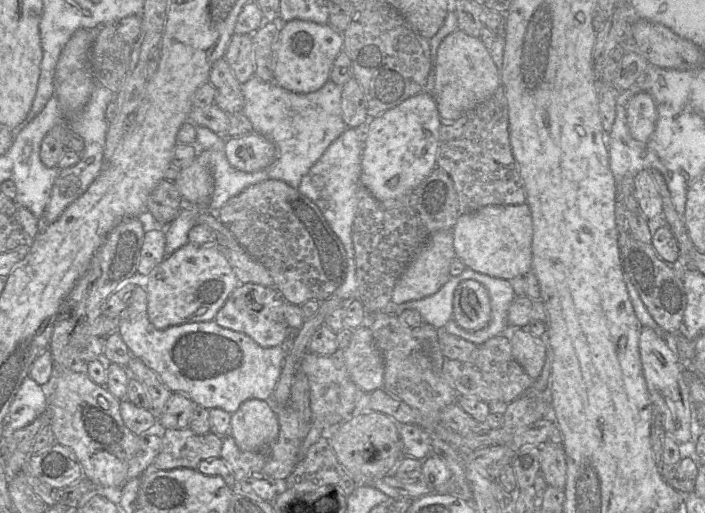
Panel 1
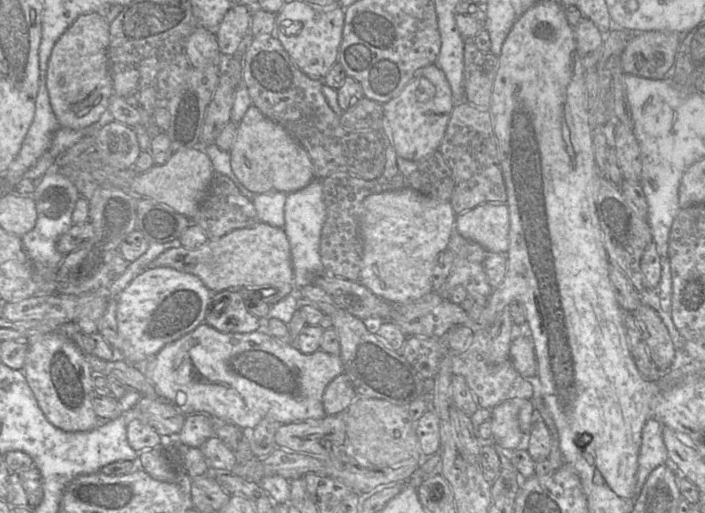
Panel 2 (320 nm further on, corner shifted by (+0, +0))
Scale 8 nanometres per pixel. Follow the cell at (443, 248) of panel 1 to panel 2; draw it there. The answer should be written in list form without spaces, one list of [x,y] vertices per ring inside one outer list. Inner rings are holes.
[[[411,188],[388,190],[381,193],[367,196],[359,207],[359,227],[362,238],[362,264],[360,271],[360,283],[367,287],[373,294],[391,304],[405,304],[420,299],[433,291],[431,275],[433,271],[434,260],[438,254],[448,248],[448,242],[452,231],[455,228],[456,214],[453,211],[450,201],[444,201],[430,196],[426,196]]]

